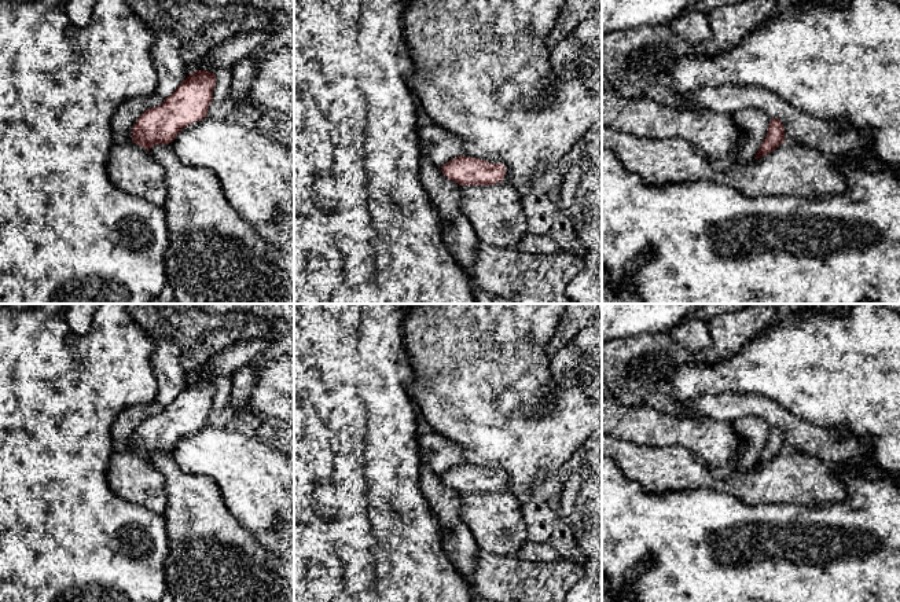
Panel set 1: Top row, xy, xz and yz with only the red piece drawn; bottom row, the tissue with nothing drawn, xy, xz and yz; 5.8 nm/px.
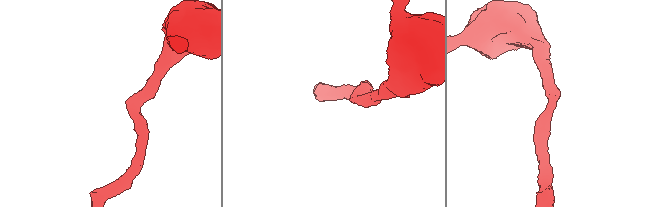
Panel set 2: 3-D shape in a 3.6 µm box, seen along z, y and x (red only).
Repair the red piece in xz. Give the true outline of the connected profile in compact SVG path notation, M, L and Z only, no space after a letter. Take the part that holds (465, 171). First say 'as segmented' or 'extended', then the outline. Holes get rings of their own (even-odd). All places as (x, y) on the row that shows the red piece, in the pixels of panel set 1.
as segmented | M460 155L444 164L441 172L459 186L493 186L503 181L506 166Z

